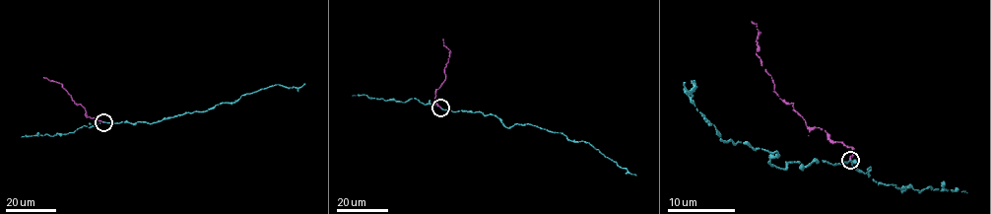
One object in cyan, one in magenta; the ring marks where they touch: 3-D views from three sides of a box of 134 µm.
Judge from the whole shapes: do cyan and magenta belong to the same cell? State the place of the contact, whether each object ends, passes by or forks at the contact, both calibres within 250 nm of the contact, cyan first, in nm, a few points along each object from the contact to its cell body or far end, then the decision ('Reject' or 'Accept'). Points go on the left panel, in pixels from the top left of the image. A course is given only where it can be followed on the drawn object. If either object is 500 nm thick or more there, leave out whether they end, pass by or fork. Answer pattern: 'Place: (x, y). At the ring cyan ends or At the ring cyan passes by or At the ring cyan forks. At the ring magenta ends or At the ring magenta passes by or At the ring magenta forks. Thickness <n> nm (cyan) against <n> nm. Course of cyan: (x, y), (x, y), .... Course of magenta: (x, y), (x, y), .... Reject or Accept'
Place: (103, 122). At the ring cyan passes by. At the ring magenta ends. Thickness 150 nm (cyan) against 150 nm. Course of cyan: (102, 122), (150, 124), (234, 103), (241, 96), (275, 85), (290, 88), (305, 84). Course of magenta: (102, 121), (87, 117), (83, 106), (74, 104), (62, 85), (43, 77). Reject

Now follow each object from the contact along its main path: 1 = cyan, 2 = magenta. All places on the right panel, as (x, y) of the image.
1: (850, 160), (772, 167), (777, 152), (719, 140), (690, 99), (694, 81), (689, 92), (685, 83)
2: (850, 159), (851, 146), (807, 126), (791, 103), (779, 99), (756, 52), (760, 34), (751, 22)

